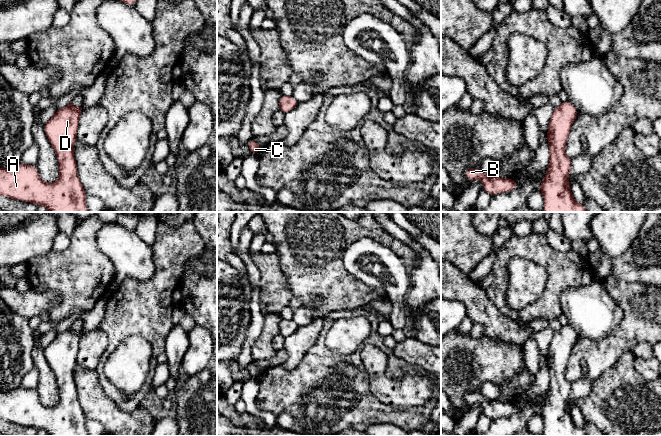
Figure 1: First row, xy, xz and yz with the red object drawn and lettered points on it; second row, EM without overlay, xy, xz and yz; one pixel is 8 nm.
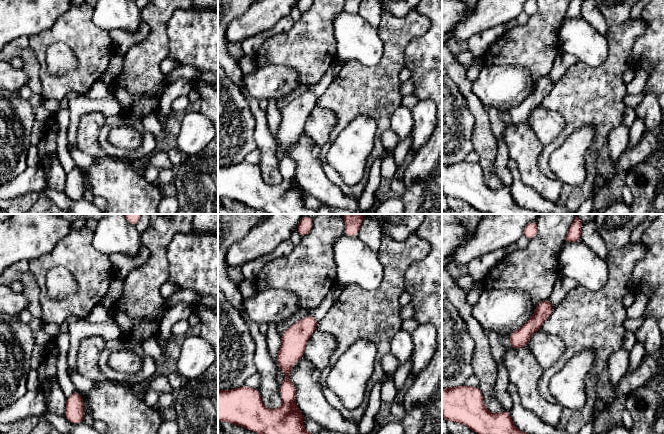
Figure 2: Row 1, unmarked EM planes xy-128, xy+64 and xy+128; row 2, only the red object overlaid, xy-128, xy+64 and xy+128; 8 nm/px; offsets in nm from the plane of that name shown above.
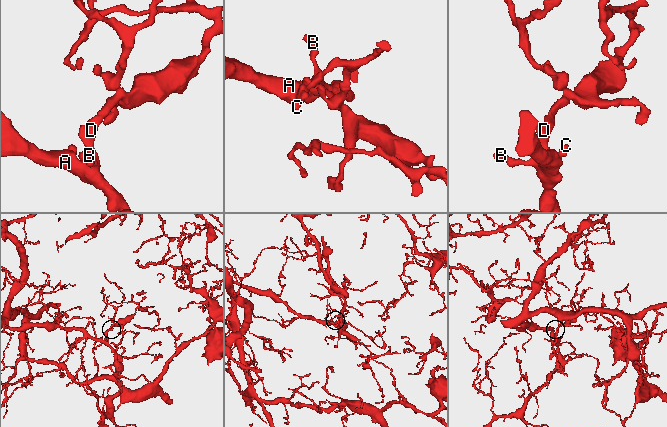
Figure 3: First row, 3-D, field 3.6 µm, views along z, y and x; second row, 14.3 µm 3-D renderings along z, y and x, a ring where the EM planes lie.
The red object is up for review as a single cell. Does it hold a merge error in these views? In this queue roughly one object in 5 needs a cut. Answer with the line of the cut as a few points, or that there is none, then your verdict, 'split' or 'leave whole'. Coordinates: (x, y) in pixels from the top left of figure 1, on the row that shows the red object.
cut none; leave whole

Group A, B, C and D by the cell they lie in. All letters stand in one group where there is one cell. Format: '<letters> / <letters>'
A B C D

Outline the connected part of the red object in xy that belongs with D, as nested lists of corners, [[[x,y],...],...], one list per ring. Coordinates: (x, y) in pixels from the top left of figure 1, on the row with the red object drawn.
[[[72,101],[56,113],[44,124],[45,134],[57,155],[59,179],[54,183],[46,183],[39,177],[35,165],[19,163],[13,167],[0,168],[0,196],[30,202],[44,206],[50,212],[89,212],[86,206],[86,192],[77,175],[77,164],[74,157],[74,144],[77,140],[79,117],[83,105],[72,106]]]

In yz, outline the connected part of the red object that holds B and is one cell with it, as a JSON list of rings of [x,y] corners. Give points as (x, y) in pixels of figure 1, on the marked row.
[[[480,168],[465,169],[464,175],[469,181],[481,179],[483,181],[483,190],[492,196],[499,193],[510,192],[518,187],[514,178],[490,176],[484,173]]]

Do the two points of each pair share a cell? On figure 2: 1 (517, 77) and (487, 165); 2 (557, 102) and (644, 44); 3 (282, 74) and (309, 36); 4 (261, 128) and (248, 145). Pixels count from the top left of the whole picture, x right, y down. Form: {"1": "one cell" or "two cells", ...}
{"1": "two cells", "2": "two cells", "3": "two cells", "4": "two cells"}

